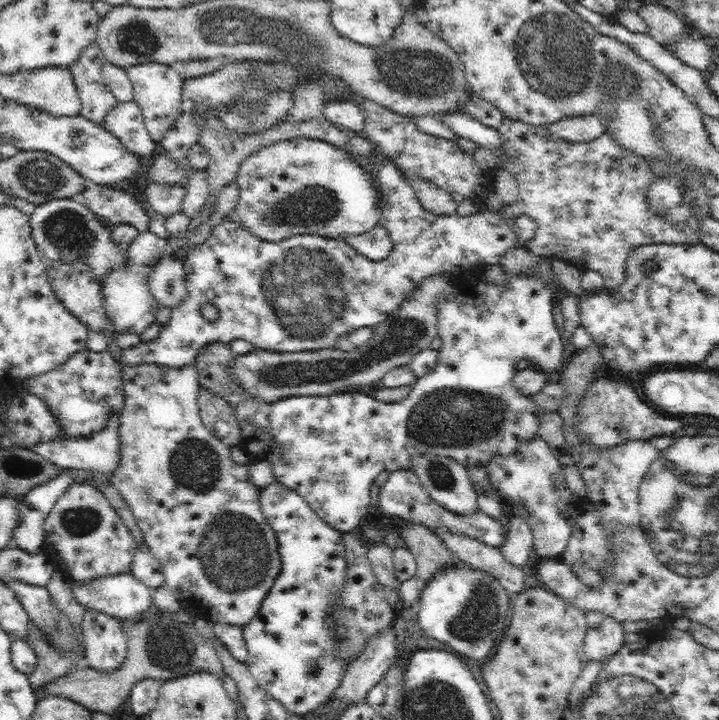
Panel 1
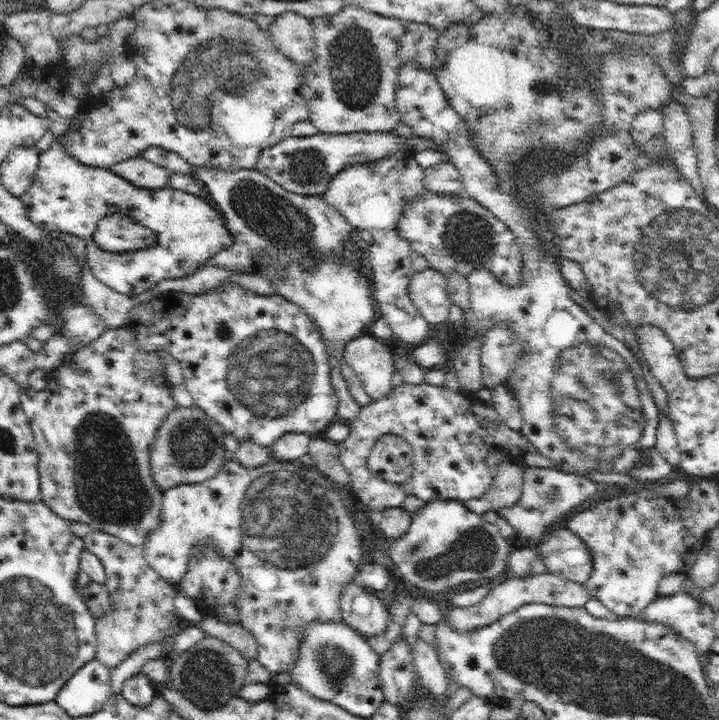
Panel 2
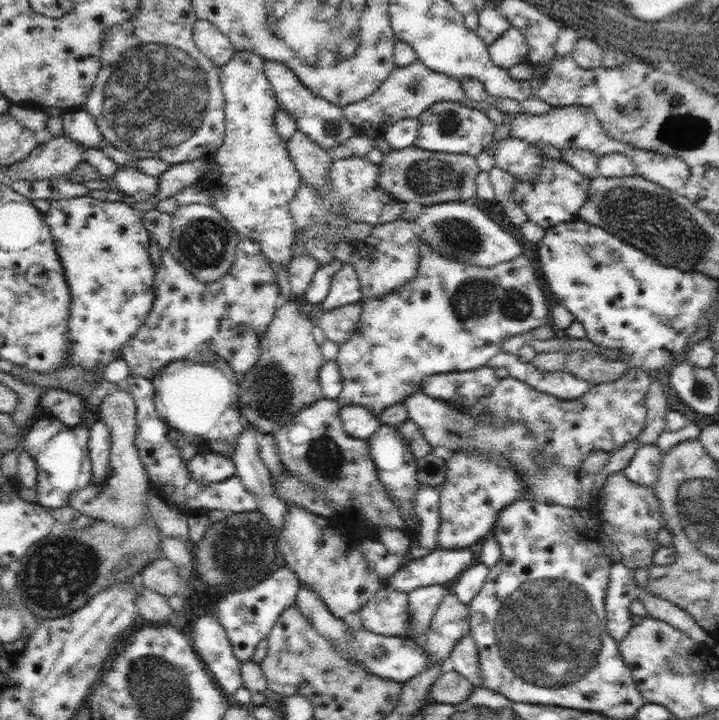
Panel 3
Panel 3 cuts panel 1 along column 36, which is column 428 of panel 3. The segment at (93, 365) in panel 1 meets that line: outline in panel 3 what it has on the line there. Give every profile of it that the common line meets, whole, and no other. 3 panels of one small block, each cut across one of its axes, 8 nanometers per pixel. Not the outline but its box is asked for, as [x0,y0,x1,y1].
[421,366,651,471]

